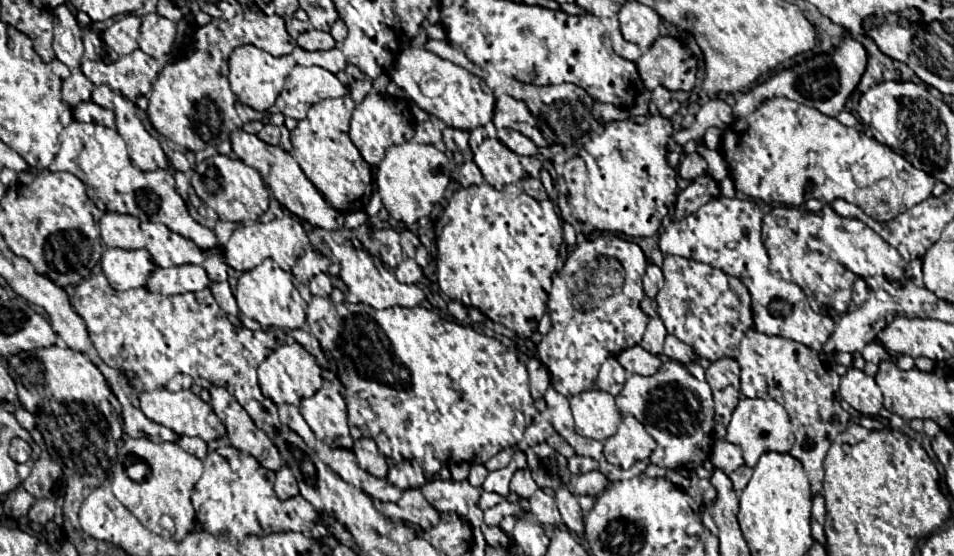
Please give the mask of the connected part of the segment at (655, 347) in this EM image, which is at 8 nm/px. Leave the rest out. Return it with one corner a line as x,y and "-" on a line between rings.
655,316
649,320
647,324
647,332
643,336
643,342
641,342
641,348
645,348
649,354
653,356
659,356
663,352
663,344
665,344
665,336
667,336
667,328
663,326
661,318

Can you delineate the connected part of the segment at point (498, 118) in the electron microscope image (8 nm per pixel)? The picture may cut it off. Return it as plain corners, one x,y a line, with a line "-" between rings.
499,92
497,94
497,106
495,106
493,124
495,124
497,130
511,128
511,130
517,130
517,132
525,134
537,146
547,146
545,140
543,140
543,136
539,134
539,130
535,126
533,116
529,114
529,108
523,102
511,98
505,92

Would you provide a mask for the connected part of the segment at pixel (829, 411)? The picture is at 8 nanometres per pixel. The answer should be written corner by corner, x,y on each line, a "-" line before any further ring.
749,330
745,334
735,360
741,368
749,366
751,370
757,370
757,374
761,374
767,382
769,396
787,410
791,418
791,432
795,436
795,444
789,454
803,464
813,494
819,494
825,452
833,438
841,434
851,420
849,414
841,414
839,410
839,376
833,370
833,364
799,342
781,336
767,336
757,330

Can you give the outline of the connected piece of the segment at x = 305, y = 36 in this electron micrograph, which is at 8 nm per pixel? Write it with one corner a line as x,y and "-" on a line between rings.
307,30
307,32
299,34
295,44
303,50
331,50
331,48
335,48
335,40
331,38
331,34
319,32
319,30

